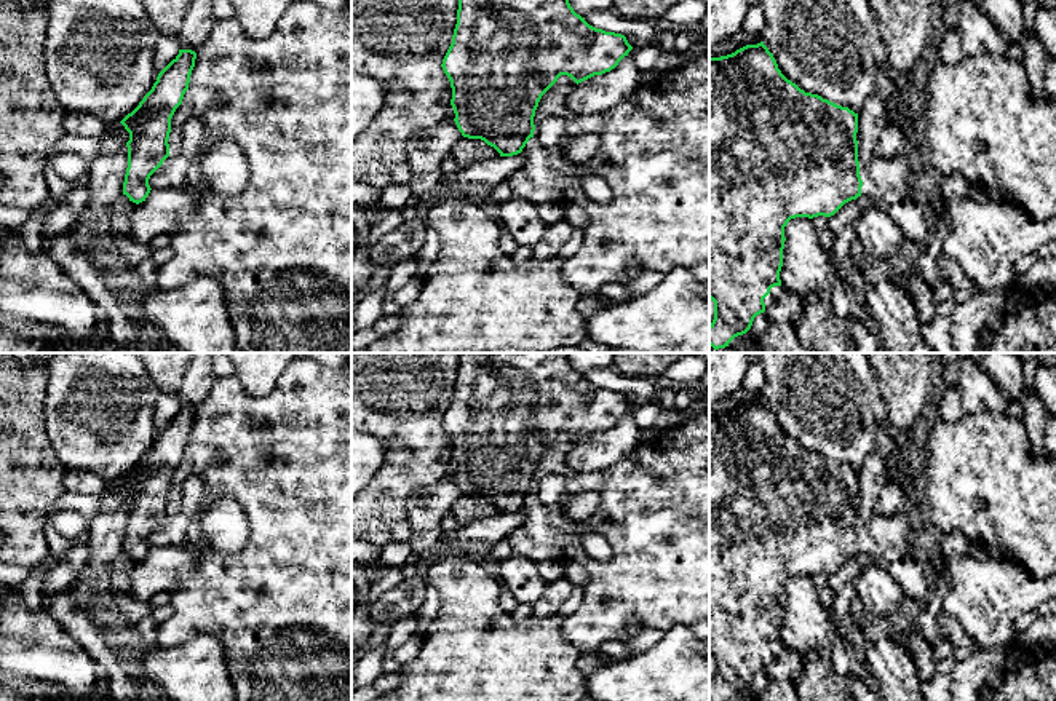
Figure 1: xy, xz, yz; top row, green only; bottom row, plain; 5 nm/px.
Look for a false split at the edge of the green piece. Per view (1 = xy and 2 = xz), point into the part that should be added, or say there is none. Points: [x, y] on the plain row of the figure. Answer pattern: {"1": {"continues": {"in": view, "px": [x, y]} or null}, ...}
{"1": {"continues": null}, "2": {"continues": null}}

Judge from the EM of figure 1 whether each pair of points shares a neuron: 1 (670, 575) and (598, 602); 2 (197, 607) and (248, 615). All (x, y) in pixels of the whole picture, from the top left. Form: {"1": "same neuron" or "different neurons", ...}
{"1": "same neuron", "2": "same neuron"}

